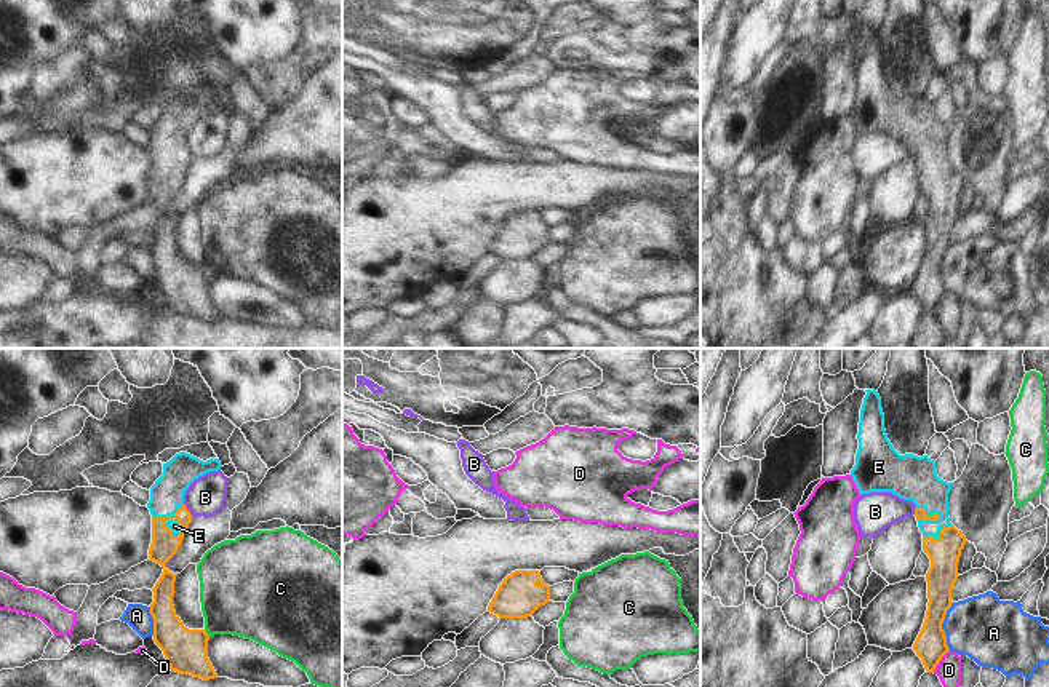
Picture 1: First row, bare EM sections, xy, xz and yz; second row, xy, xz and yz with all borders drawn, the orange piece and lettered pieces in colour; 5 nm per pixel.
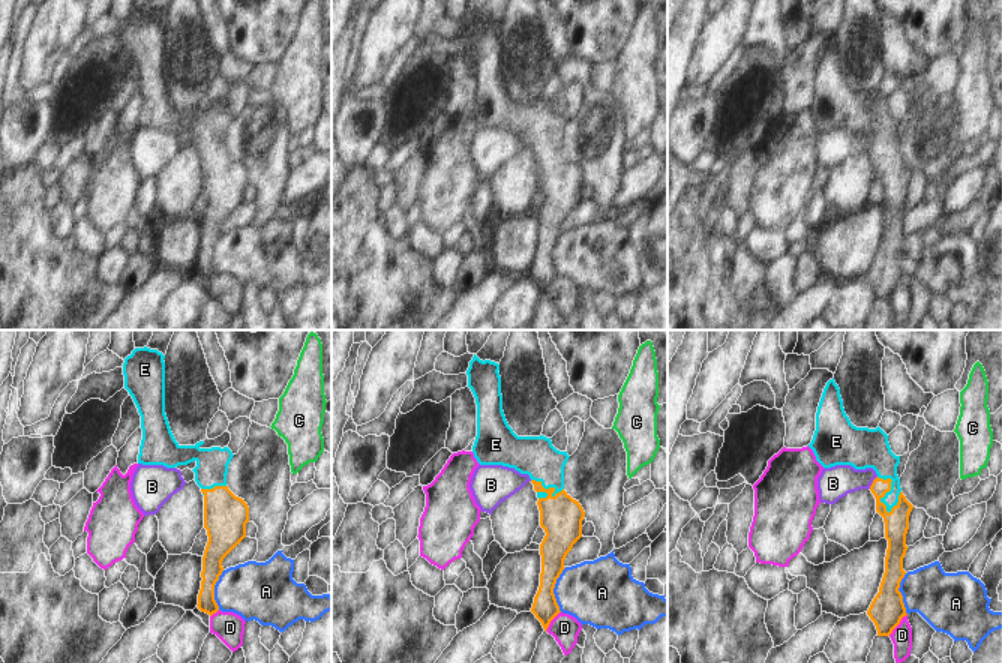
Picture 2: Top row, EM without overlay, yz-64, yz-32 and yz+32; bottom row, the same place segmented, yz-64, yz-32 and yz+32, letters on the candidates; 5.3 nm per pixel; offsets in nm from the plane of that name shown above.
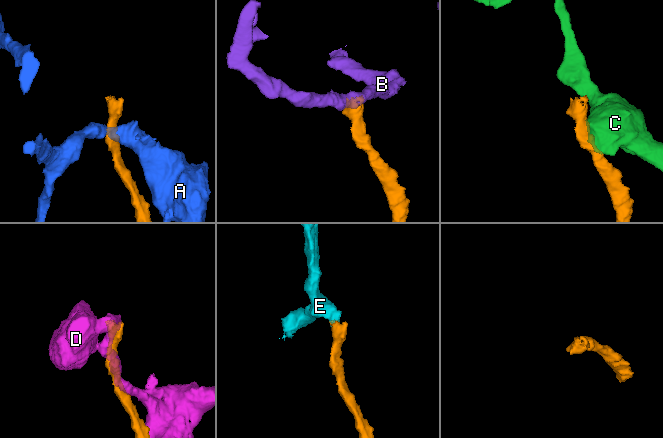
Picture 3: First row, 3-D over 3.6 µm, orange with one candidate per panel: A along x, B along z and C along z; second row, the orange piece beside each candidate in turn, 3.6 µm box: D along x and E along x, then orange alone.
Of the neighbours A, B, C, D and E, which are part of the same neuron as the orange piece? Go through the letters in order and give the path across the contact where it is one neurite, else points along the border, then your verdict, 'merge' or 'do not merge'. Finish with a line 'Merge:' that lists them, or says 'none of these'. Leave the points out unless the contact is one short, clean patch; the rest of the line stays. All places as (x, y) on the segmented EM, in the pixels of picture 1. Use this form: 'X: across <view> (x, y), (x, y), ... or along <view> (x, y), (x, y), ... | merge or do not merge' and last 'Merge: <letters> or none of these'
A: along yz (953, 603), (942, 623), (949, 651) | do not merge
B: along xy (184, 504), (192, 516) | do not merge
C: along xy (205, 628), (210, 636) | do not merge
D: do not merge
E: across xy (163, 547), (167, 520), (175, 526) | merge
Merge: E

